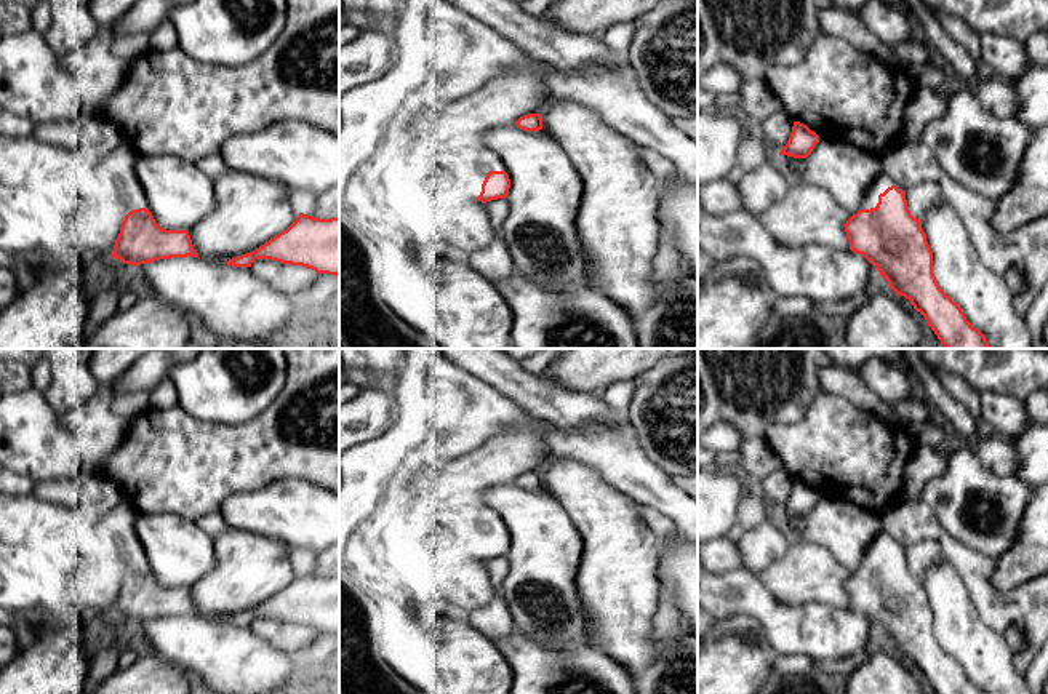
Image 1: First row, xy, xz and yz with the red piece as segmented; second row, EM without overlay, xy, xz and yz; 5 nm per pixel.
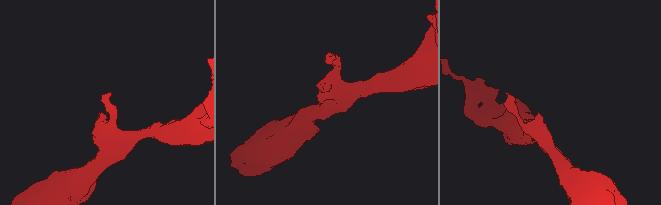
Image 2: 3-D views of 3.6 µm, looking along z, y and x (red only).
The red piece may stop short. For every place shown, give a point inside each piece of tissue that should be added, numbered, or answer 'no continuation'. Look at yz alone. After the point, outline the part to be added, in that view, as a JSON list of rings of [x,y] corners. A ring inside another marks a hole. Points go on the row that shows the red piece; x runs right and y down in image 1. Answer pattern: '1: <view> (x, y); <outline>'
1: yz (884, 181); [[[885,171],[872,182],[869,190],[866,192],[866,197],[861,203],[861,209],[870,209],[875,208],[878,203],[878,195],[883,193],[888,187],[896,185],[899,190],[904,190],[899,187]]]

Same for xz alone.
1: xz (490, 162); [[[488,150],[482,155],[480,170],[472,182],[472,192],[474,192],[475,198],[480,195],[482,184],[490,171],[506,171],[507,173],[502,160],[491,150]]]

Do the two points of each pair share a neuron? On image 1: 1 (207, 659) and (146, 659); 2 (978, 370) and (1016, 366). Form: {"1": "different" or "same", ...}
{"1": "different", "2": "same"}

